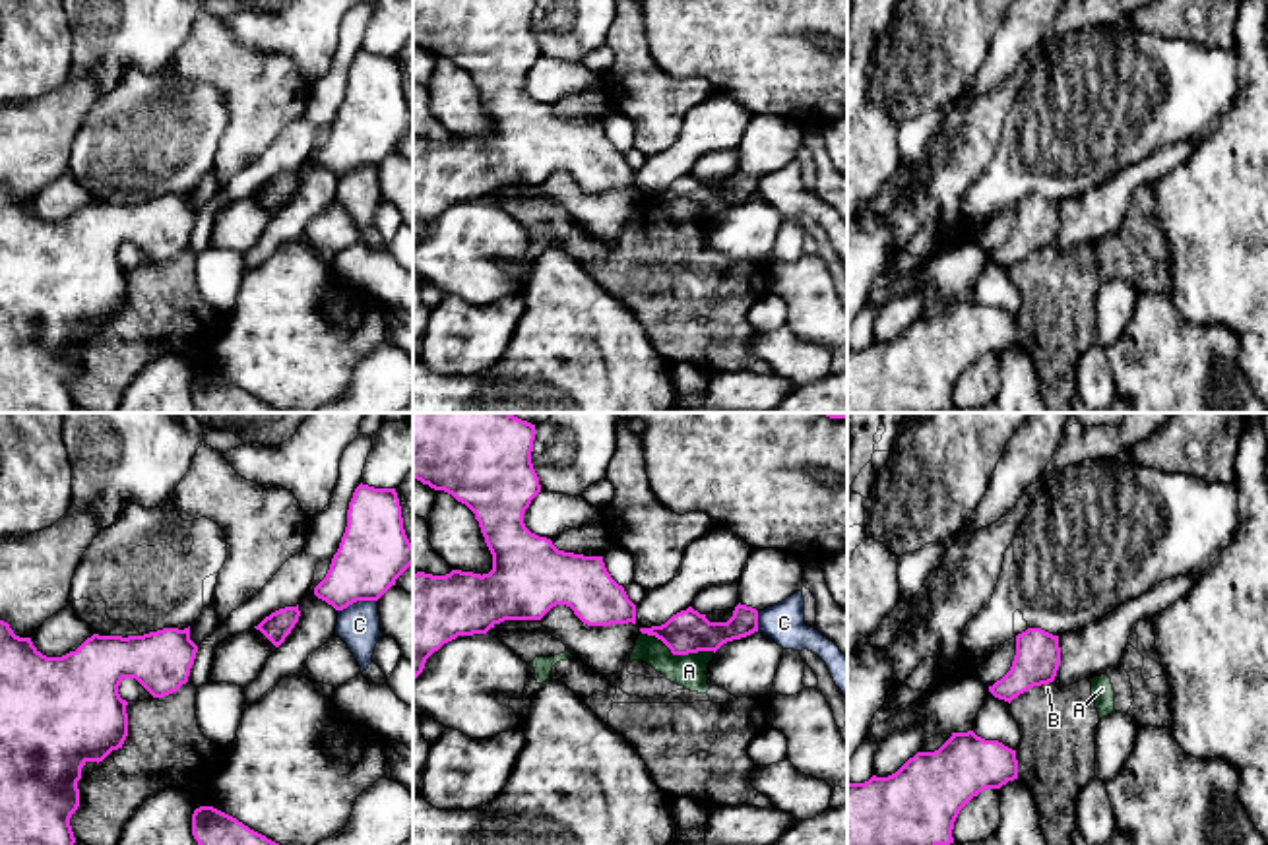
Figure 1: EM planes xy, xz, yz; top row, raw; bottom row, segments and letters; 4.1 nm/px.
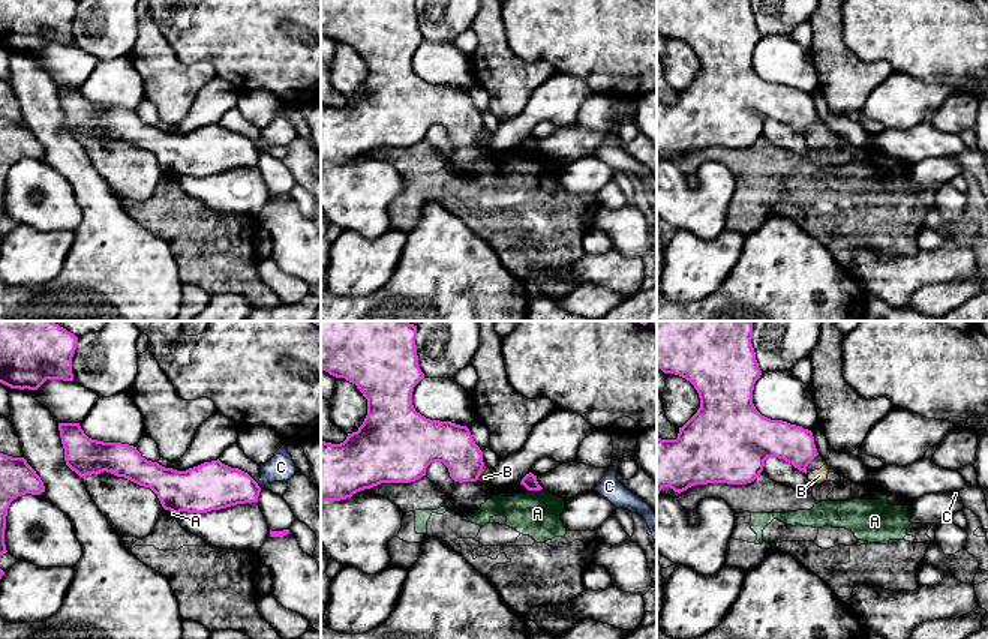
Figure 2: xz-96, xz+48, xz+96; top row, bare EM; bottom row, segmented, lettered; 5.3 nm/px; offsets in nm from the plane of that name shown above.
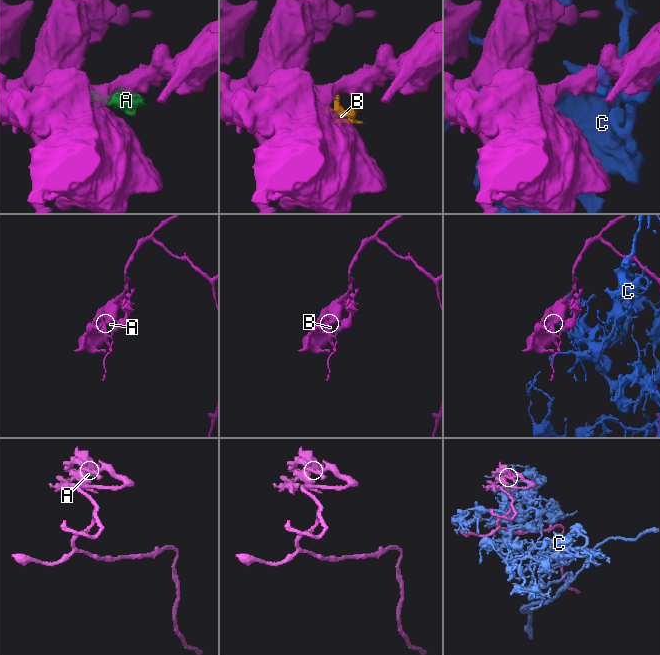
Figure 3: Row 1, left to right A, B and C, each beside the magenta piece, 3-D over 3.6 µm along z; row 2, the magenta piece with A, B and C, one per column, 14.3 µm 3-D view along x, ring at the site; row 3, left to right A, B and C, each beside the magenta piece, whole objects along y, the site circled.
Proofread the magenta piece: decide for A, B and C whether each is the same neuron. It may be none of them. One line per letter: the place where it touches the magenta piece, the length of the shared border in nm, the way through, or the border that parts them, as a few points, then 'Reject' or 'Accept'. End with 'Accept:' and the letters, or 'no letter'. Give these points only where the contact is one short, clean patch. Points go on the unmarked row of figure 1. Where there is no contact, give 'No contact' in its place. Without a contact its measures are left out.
A: Touches magenta at xz (677, 219). Shared border 320 nm. Boundary: xz (640, 196), (656, 202), (673, 219), (714, 218). Reject
B: Touches magenta at yz (1044, 249). Shared border 40 nm. Boundary: yz (1047, 249), (1040, 250). Reject
C: Touches magenta at xy (357, 165). Shared border 180 nm. Reject
Accept: no letter

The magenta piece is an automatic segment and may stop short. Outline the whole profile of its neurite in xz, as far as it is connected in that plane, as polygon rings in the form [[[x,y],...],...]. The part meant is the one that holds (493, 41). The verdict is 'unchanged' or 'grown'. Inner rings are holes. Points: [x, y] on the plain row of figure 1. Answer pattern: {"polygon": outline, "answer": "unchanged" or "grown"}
{"polygon": [[[413,0],[413,45],[465,70],[492,120],[492,136],[483,141],[413,140],[413,246],[427,225],[458,202],[487,200],[504,186],[541,186],[556,171],[570,172],[587,192],[636,190],[636,171],[611,143],[603,122],[558,116],[525,93],[523,79],[541,58],[531,29],[533,6],[535,0]]], "answer": "unchanged"}

